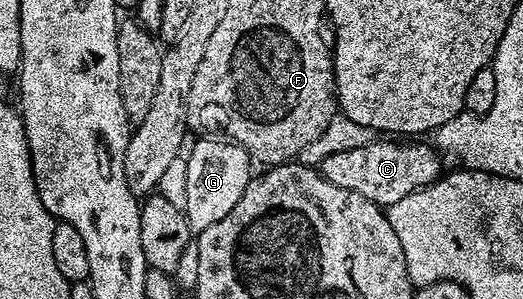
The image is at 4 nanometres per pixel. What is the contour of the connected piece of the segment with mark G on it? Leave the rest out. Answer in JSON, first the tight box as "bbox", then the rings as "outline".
{"bbox":[183,138,253,233],"outline":[[[200,138],[190,153],[188,150],[186,156],[188,163],[187,195],[183,208],[190,228],[197,233],[229,214],[231,208],[235,207],[235,203],[242,198],[243,191],[253,178],[252,160],[242,147],[225,141],[219,143],[213,140],[217,139]]]}

